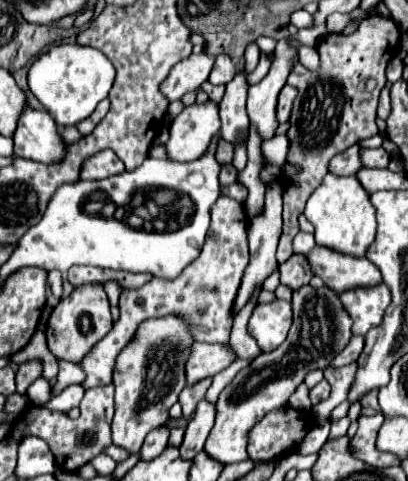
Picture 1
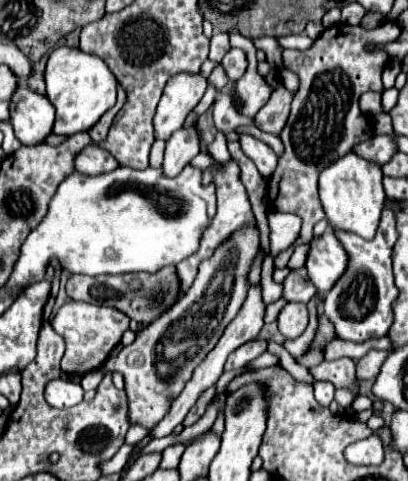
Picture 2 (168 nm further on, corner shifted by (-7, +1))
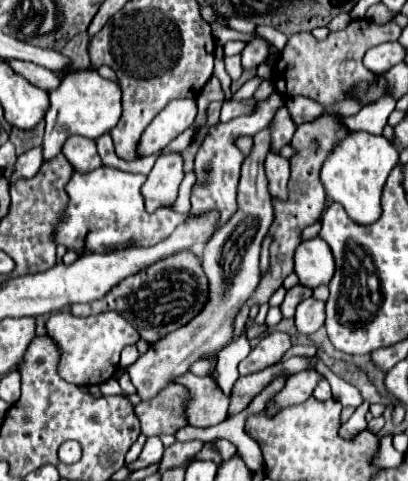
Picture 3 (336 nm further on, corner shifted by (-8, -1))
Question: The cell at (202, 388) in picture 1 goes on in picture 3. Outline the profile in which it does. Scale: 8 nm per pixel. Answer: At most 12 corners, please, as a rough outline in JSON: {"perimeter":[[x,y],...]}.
{"perimeter":[[182,384],[140,402],[142,434],[176,434],[188,426]]}

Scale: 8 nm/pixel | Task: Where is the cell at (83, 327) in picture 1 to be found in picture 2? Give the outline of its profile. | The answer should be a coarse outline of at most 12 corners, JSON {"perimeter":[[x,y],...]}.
{"perimeter":[[63,304],[51,320],[67,342],[61,370],[85,376],[107,360],[129,318]]}

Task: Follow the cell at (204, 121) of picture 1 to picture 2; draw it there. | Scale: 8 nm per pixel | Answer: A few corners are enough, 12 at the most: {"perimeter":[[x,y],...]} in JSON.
{"perimeter":[[177,130],[165,146],[163,176],[175,178],[199,154],[199,130]]}

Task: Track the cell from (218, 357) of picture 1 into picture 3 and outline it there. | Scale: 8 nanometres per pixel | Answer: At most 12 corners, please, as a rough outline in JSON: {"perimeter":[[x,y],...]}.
{"perimeter":[[268,332],[238,364],[240,374],[272,366],[290,348],[284,332]]}

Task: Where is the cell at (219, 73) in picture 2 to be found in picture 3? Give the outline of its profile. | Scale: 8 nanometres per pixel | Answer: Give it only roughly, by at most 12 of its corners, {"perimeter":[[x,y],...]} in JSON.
{"perimeter":[[240,56],[224,60],[226,72],[232,80],[242,74]]}

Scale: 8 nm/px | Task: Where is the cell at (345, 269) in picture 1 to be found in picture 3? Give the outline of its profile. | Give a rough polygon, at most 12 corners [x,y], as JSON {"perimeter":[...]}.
{"perimeter":[[320,236],[296,248],[294,272],[310,288],[332,280],[334,256]]}

